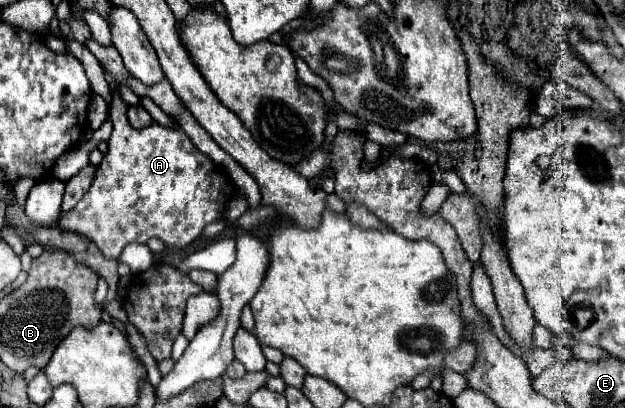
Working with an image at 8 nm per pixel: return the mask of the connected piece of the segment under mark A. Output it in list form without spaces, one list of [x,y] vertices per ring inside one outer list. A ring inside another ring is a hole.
[[[112,93],[112,109],[110,117],[114,123],[112,135],[108,139],[108,153],[104,155],[94,183],[90,191],[82,197],[82,201],[68,213],[60,217],[60,227],[66,231],[76,231],[88,237],[106,259],[118,259],[124,245],[136,241],[146,243],[156,237],[162,239],[166,247],[178,249],[190,245],[204,227],[212,221],[218,221],[226,213],[226,205],[232,199],[236,187],[230,177],[220,169],[212,159],[200,153],[194,143],[186,137],[186,133],[176,125],[176,129],[162,127],[160,123],[152,123],[152,127],[144,131],[136,131],[130,127],[126,119],[126,109],[122,107],[122,99],[118,93]]]

